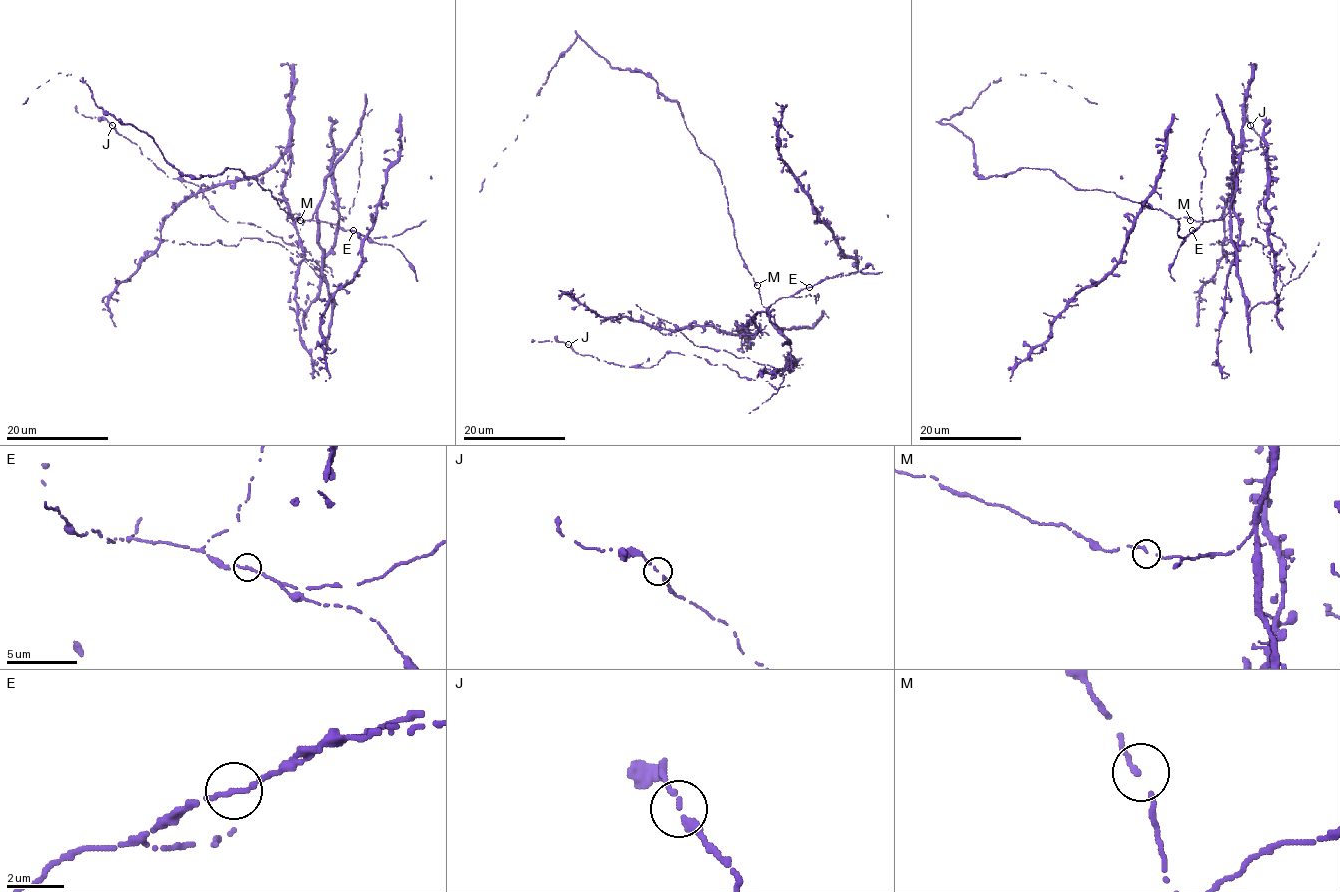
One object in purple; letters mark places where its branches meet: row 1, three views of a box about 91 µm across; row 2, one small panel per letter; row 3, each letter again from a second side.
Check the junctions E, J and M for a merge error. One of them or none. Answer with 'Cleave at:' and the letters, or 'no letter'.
Cleave at: E

